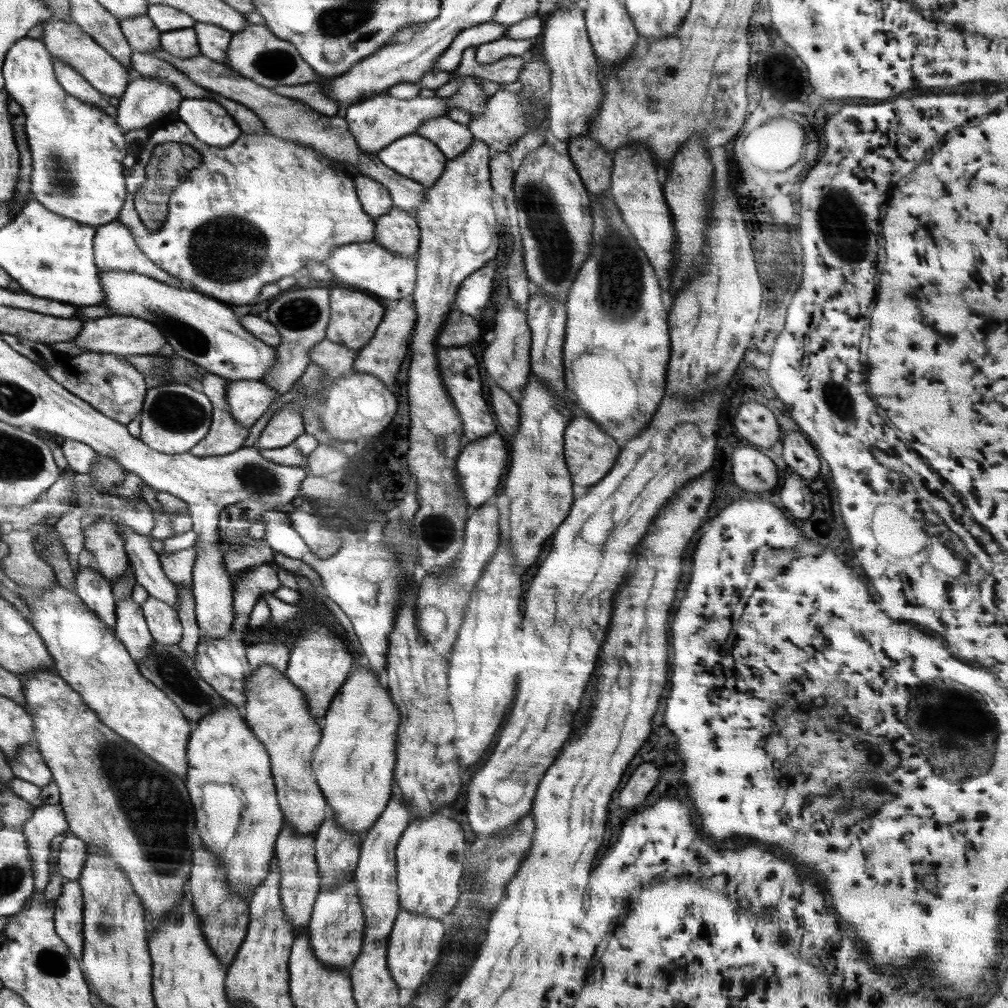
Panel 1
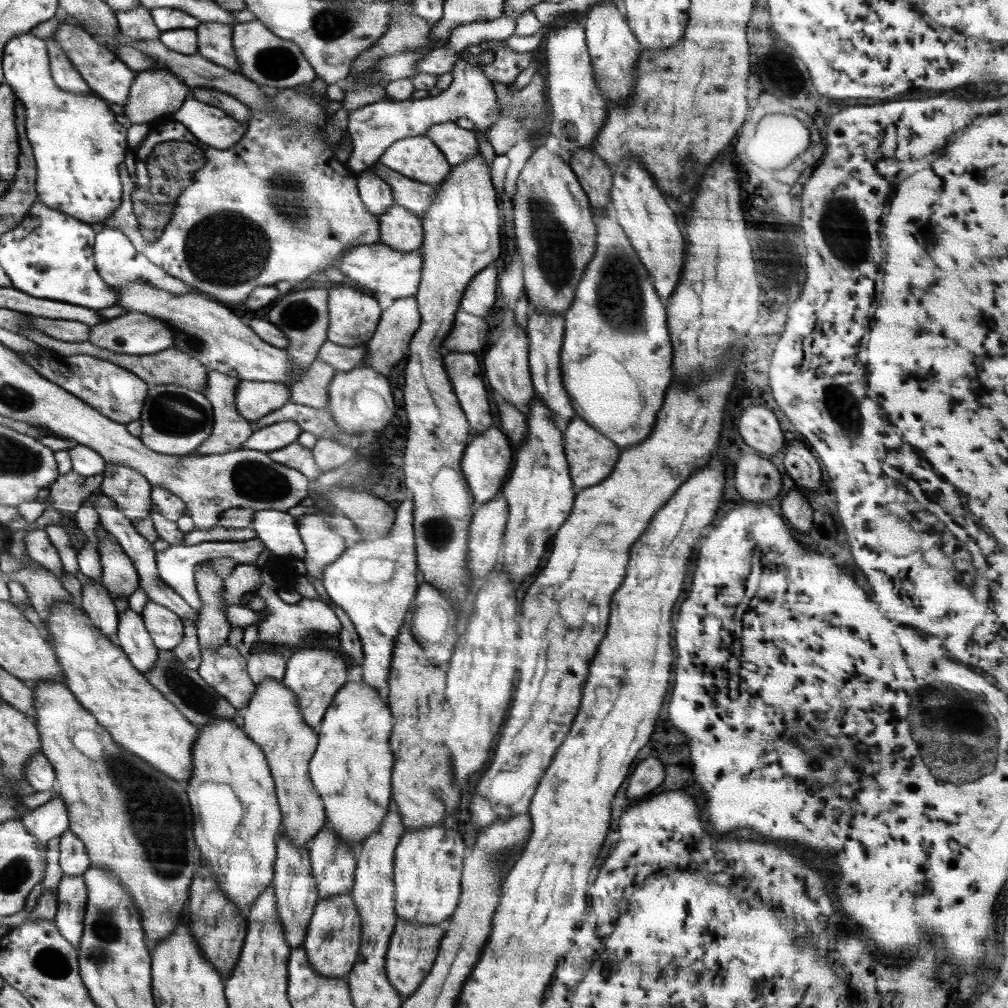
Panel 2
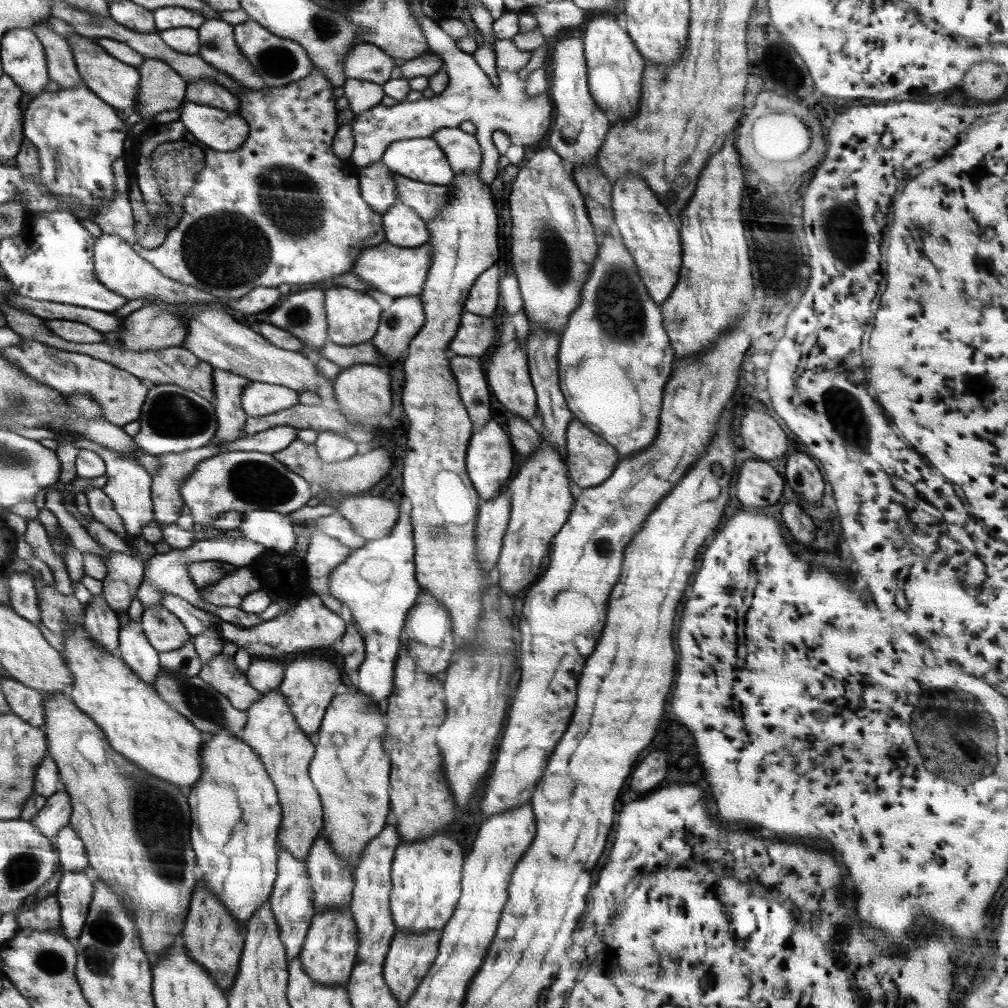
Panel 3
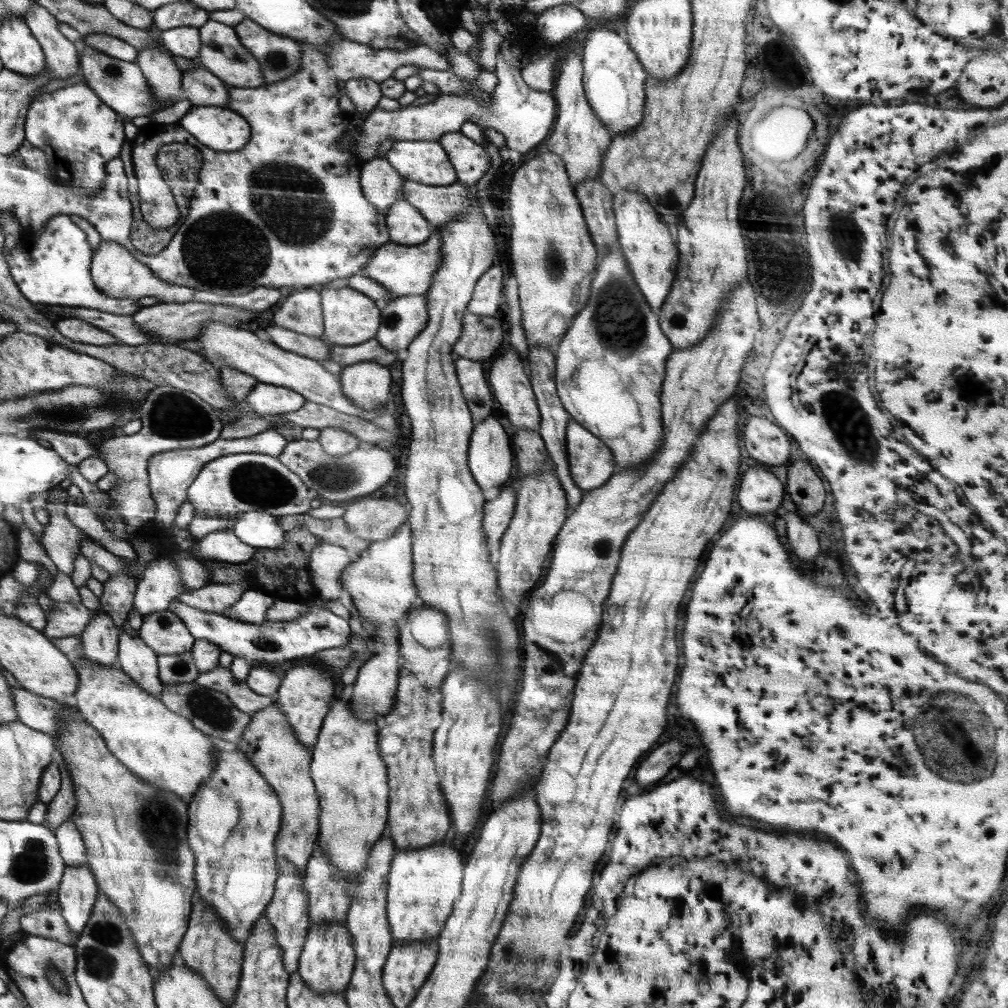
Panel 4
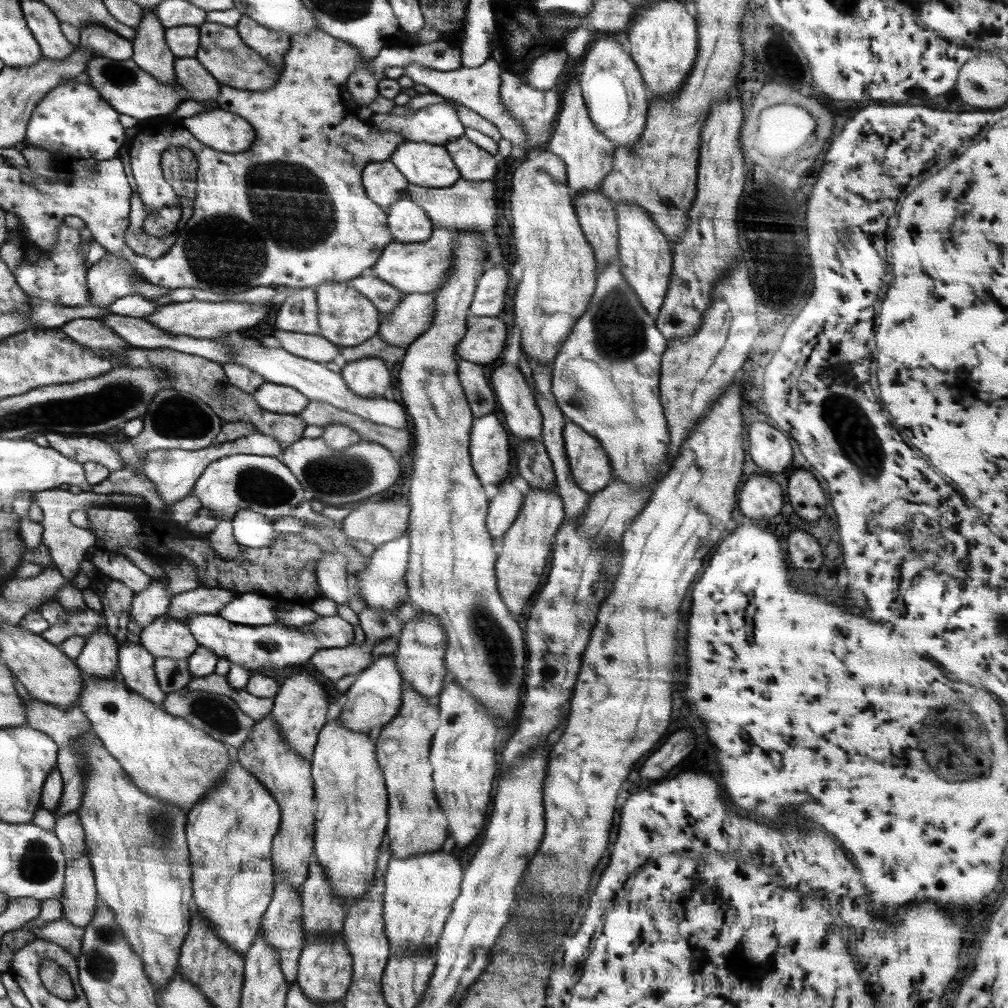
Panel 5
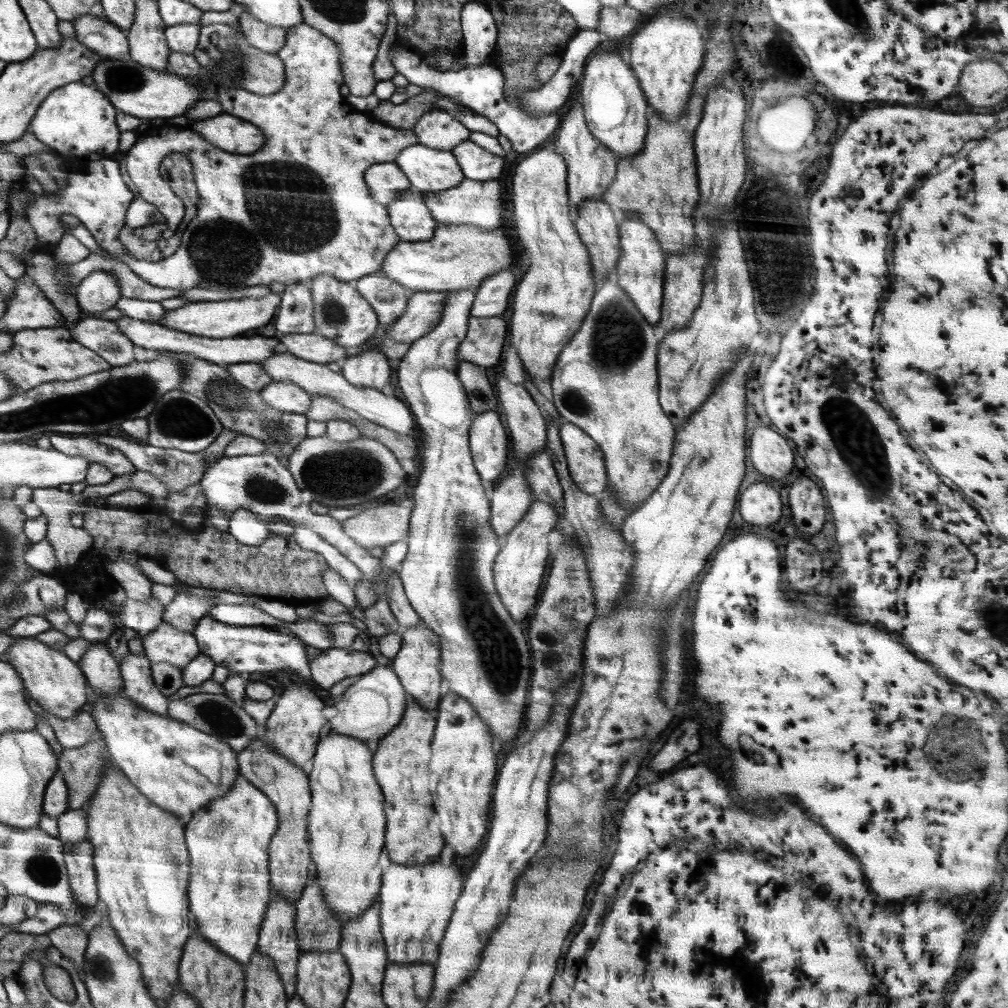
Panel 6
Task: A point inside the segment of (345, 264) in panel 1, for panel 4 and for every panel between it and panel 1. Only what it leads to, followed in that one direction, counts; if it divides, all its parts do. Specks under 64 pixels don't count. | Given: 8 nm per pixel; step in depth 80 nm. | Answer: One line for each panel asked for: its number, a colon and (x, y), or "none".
2: (397, 273)
3: (399, 271)
4: (404, 270)

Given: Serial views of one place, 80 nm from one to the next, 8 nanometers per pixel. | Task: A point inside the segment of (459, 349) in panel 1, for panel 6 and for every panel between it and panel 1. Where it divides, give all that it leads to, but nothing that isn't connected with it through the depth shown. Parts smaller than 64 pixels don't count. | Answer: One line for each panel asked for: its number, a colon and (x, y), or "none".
2: (463, 369)
3: (475, 393)
4: (477, 392)
5: (481, 398)
6: (481, 396)

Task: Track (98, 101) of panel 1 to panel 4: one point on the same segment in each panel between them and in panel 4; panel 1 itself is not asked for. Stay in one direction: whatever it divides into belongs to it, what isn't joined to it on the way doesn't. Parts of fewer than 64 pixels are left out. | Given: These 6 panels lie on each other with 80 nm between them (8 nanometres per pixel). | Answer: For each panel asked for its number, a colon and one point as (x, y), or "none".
2: (66, 76)
3: (61, 65)
4: (62, 55)

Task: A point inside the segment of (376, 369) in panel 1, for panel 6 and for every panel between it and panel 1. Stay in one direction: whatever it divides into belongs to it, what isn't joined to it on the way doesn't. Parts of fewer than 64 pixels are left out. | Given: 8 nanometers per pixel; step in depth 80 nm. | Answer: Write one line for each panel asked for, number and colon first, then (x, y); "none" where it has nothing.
2: (389, 345)
3: (399, 324)
4: (402, 319)
5: (413, 316)
6: (424, 309)

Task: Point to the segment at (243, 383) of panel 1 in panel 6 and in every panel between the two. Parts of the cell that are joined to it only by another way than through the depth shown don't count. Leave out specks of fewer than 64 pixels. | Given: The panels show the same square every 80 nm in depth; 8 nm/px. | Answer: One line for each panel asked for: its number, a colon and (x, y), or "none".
2: (254, 399)
3: (259, 399)
4: (264, 398)
5: (283, 399)
6: (286, 396)

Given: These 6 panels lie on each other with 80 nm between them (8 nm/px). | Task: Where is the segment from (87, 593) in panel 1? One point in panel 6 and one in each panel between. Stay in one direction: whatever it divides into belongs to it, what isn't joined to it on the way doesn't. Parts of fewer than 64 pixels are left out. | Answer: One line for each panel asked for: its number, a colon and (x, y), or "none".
2: (96, 602)
3: (100, 621)
4: (99, 639)
5: (99, 658)
6: (102, 671)

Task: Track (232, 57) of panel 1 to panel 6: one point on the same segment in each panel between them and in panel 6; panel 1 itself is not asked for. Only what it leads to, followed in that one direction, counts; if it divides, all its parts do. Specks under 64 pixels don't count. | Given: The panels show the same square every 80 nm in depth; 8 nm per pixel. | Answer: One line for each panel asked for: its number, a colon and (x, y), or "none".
2: (267, 60)
3: (278, 61)
4: (278, 56)
5: (270, 45)
6: (270, 39)

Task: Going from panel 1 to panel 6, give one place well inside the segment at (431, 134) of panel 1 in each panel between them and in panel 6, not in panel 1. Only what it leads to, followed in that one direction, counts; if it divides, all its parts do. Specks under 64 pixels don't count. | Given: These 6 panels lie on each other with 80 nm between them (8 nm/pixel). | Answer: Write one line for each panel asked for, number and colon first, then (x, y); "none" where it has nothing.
2: (458, 145)
3: (461, 148)
4: (471, 161)
5: (475, 164)
6: (476, 163)

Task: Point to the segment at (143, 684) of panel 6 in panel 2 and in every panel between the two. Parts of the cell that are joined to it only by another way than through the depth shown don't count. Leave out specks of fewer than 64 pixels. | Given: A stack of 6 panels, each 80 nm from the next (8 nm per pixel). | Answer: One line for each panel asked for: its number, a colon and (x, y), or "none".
2: (134, 638)
3: (135, 650)
4: (138, 660)
5: (137, 666)

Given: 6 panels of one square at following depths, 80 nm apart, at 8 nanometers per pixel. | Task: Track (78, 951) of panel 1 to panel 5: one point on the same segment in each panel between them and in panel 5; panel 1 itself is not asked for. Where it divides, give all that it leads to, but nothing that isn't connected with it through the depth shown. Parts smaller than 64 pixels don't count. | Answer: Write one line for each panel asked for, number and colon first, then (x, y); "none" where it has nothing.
2: (70, 918)
3: (75, 890)
4: (77, 893)
5: (80, 900)

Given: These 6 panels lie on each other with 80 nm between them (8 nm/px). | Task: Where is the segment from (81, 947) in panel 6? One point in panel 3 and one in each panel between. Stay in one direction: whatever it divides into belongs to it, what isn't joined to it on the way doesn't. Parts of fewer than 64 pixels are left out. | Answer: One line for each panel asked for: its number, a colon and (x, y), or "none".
3: (44, 915)
4: (48, 921)
5: (61, 932)

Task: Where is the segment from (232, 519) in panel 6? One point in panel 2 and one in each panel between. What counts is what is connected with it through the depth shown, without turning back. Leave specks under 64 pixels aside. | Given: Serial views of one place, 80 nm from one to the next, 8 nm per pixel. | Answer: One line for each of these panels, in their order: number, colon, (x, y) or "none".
2: (276, 529)
3: (275, 531)
4: (259, 529)
5: (250, 529)

